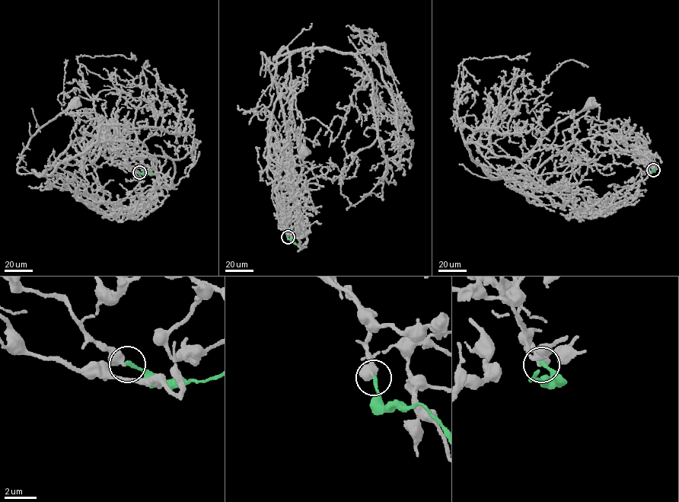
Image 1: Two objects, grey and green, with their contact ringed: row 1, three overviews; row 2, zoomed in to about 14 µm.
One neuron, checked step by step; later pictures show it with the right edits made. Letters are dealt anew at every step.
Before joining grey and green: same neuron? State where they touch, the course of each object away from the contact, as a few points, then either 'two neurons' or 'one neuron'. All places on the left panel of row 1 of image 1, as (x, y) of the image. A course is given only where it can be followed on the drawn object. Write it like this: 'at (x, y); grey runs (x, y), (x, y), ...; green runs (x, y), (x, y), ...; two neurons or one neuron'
at (139, 172); grey runs (139, 172), (113, 161), (118, 153), (100, 135), (84, 135), (42, 174), (19, 173), (30, 139), (75, 104); green runs (139, 172), (152, 172); one neuron

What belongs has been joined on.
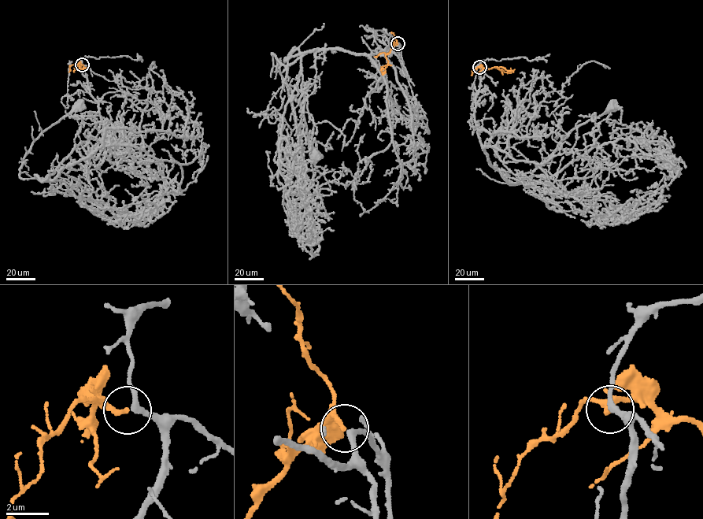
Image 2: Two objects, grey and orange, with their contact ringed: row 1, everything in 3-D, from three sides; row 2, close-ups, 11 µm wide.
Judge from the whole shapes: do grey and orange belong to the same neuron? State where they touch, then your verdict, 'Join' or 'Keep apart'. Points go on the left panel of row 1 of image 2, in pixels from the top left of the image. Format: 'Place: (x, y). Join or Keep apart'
Place: (82, 64). Join

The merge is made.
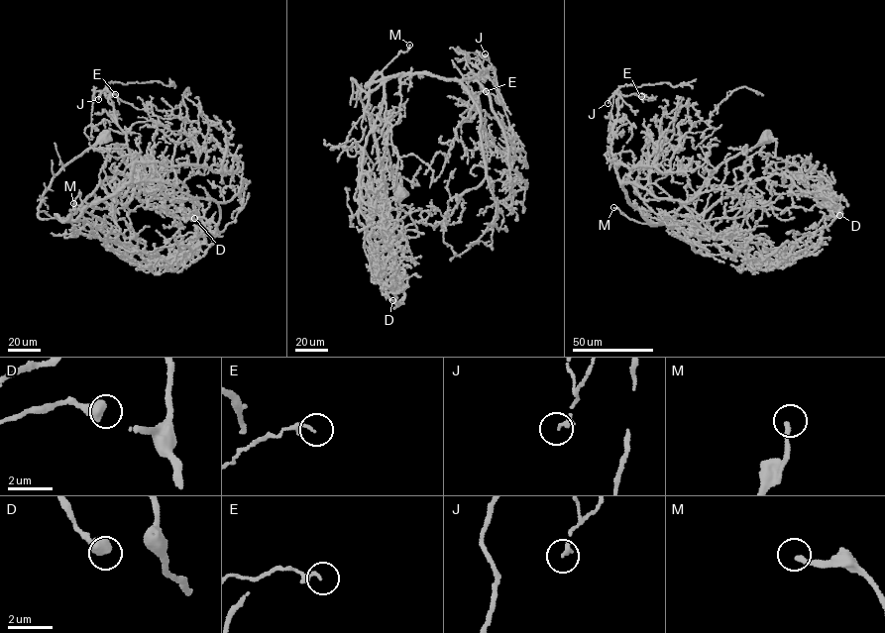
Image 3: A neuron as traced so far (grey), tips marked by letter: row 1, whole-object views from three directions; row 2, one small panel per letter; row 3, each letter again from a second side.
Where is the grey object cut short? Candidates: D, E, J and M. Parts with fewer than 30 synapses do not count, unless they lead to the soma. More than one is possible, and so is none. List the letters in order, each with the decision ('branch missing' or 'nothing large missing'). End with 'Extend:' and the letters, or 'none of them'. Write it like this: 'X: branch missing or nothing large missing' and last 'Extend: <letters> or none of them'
D: nothing large missing
E: nothing large missing
J: nothing large missing
M: branch missing
Extend: M

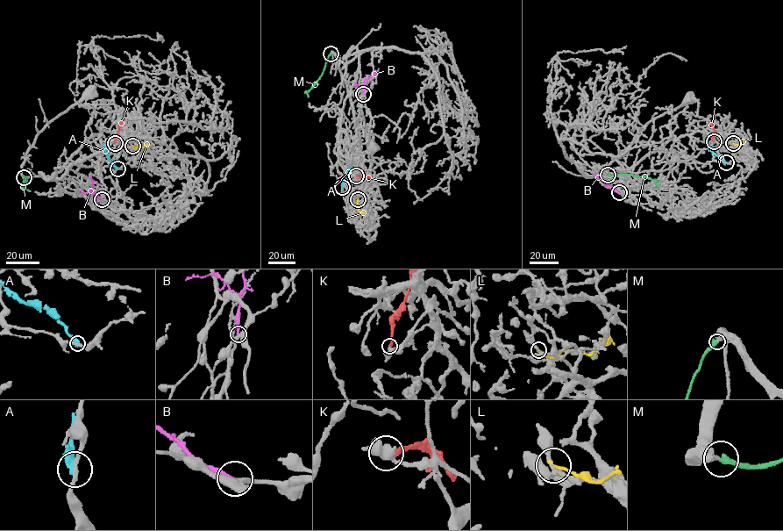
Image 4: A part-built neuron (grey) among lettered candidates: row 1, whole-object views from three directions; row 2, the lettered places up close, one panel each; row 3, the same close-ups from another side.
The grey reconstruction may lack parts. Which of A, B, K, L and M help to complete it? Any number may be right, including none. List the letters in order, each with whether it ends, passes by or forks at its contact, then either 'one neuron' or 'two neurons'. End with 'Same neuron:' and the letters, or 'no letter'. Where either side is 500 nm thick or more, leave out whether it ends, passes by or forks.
A: it ends; two neurons
B: it ends; two neurons
K: it ends; two neurons
L: it ends; two neurons
M: it ends; one neuron
Same neuron: M

